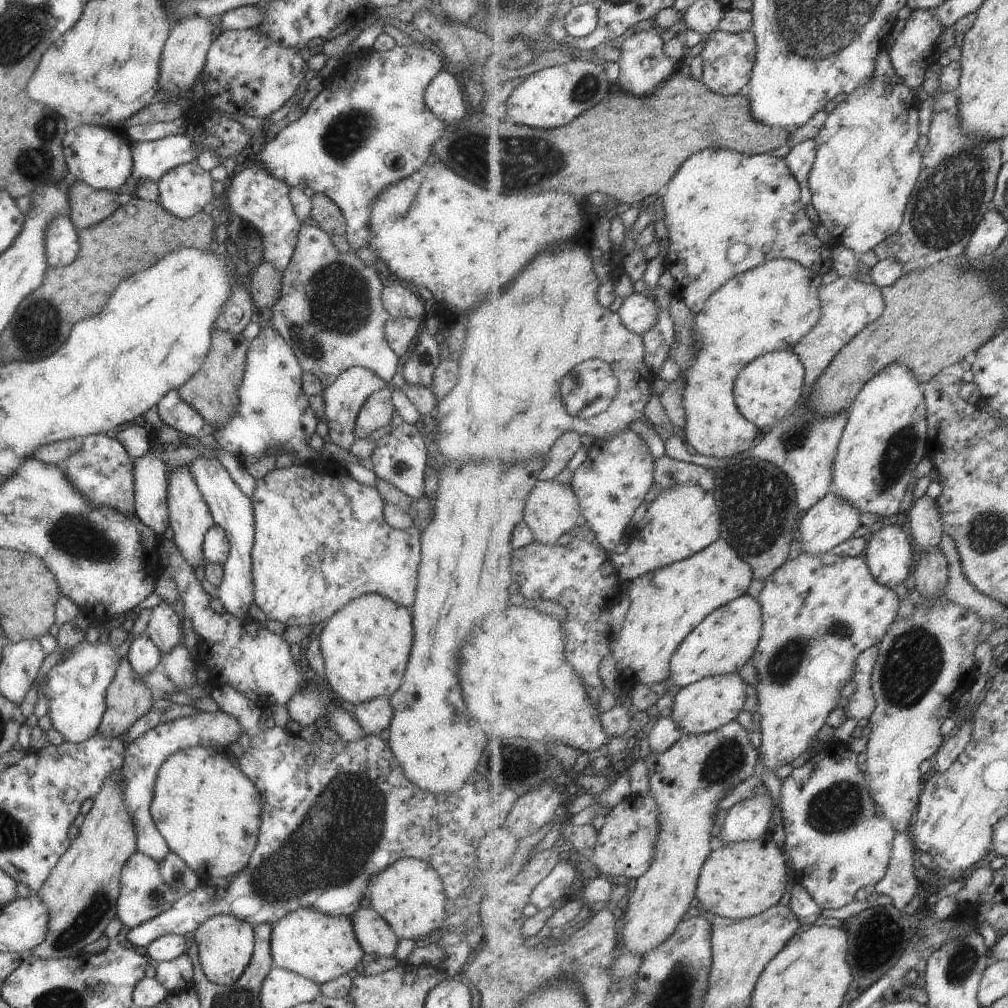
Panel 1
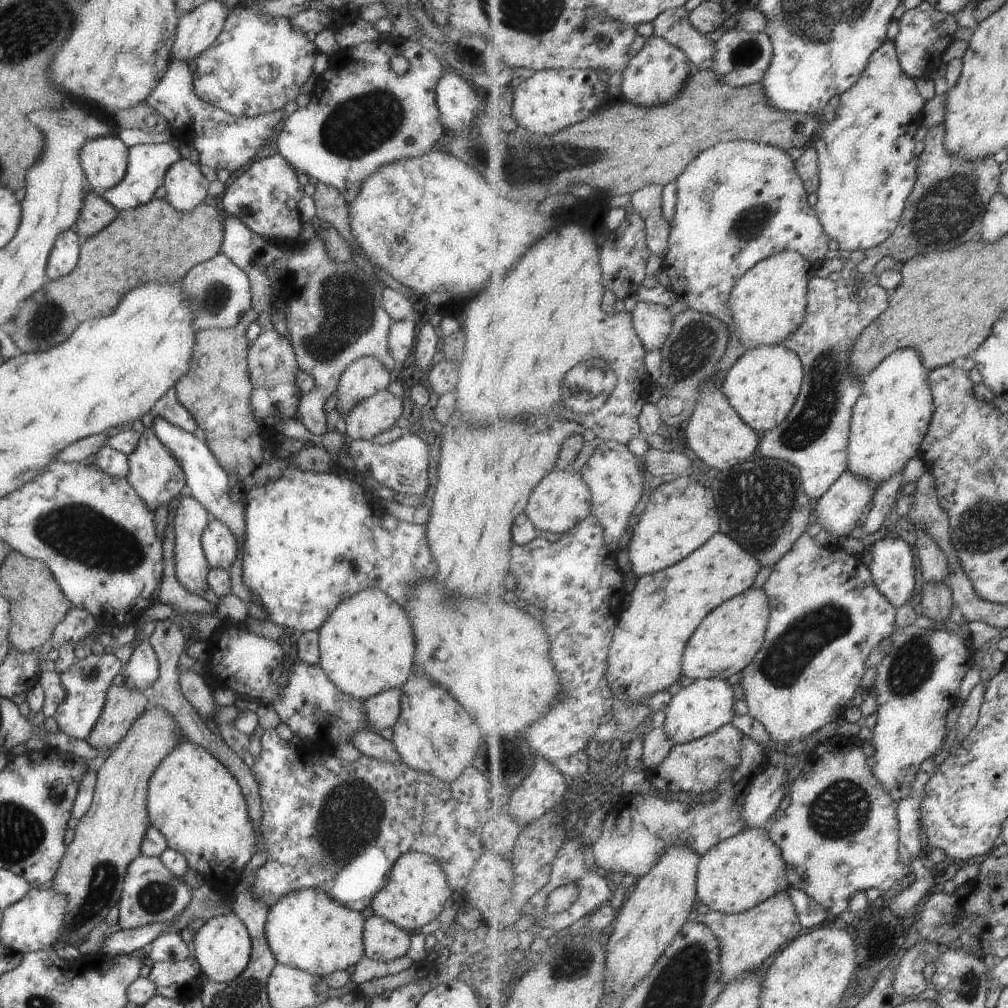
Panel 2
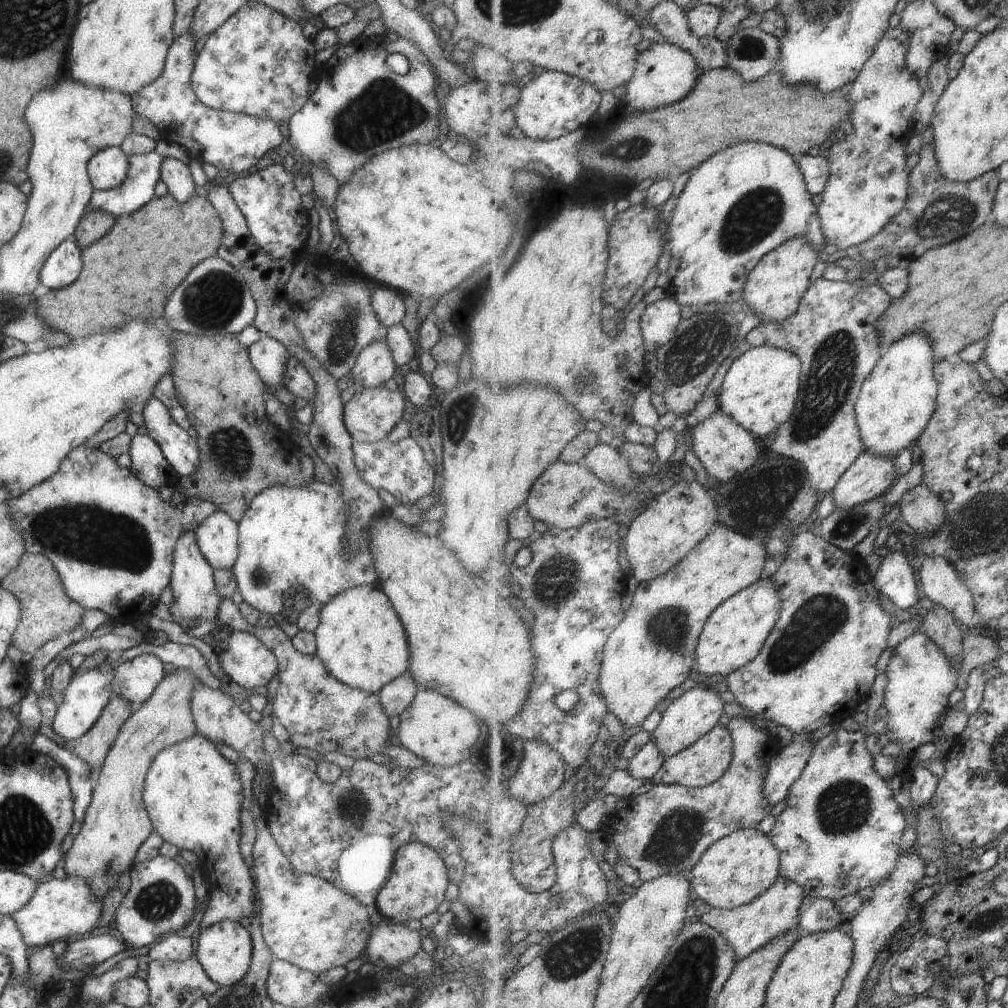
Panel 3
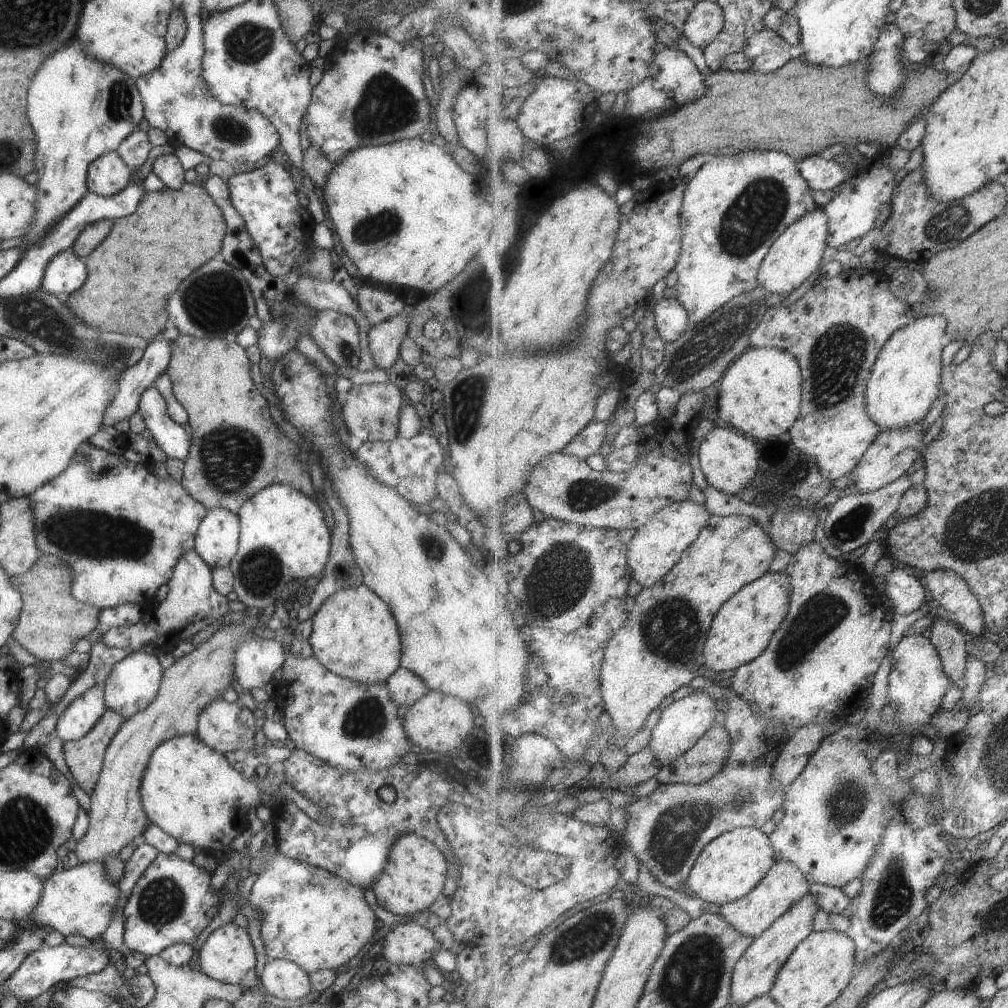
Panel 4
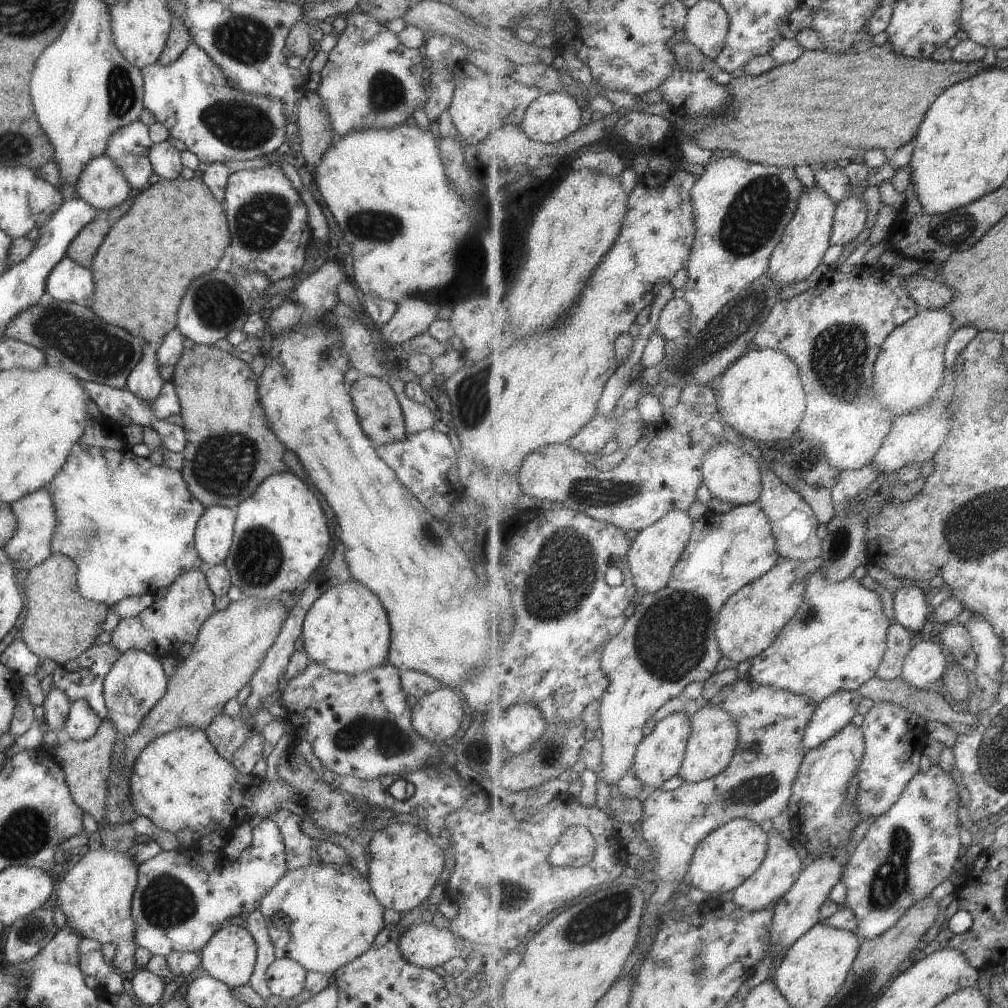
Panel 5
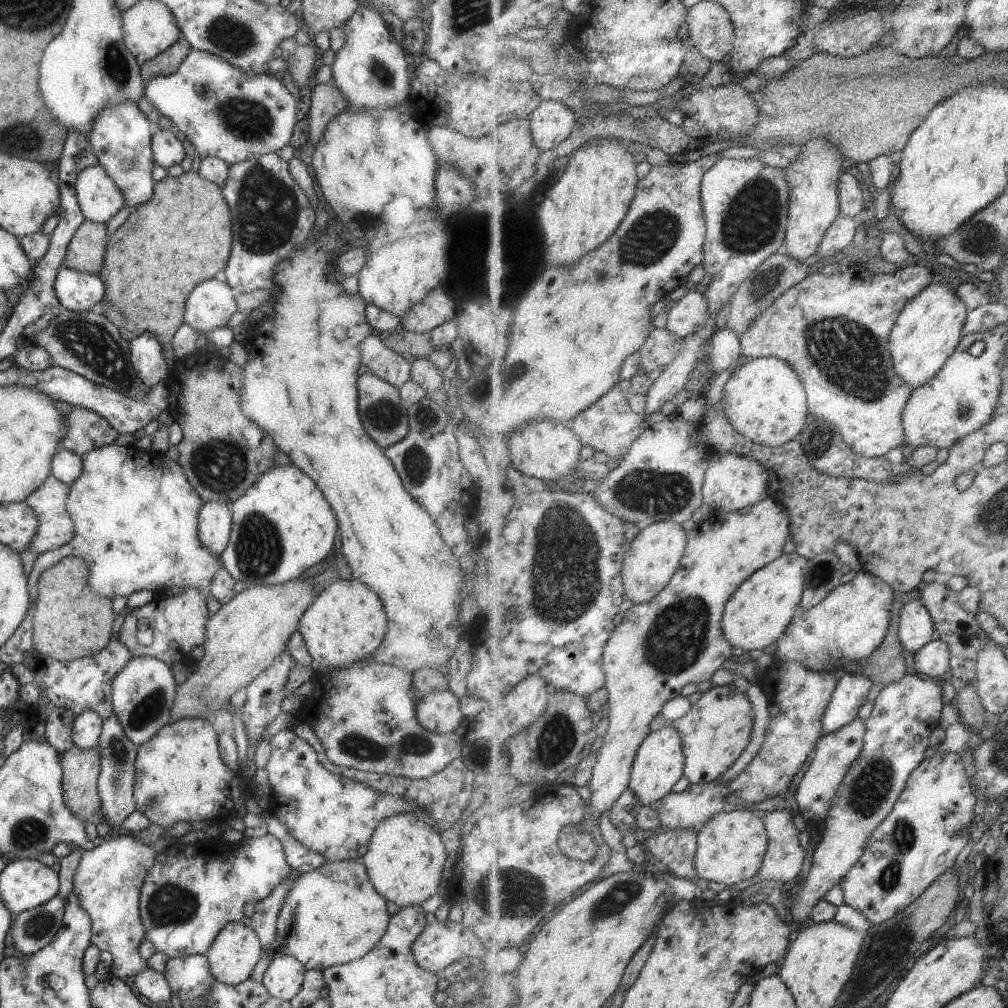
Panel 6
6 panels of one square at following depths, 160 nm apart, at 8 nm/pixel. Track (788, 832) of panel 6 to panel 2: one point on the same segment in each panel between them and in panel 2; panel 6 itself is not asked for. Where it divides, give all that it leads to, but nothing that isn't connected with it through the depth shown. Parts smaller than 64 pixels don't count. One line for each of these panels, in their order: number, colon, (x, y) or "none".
2: (750, 939)
3: (749, 928)
4: (785, 884)
5: (782, 868)

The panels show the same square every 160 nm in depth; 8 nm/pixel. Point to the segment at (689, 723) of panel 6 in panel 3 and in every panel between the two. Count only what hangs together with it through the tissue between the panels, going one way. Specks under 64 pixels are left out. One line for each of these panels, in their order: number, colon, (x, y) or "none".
3: (705, 763)
4: (703, 762)
5: (713, 742)

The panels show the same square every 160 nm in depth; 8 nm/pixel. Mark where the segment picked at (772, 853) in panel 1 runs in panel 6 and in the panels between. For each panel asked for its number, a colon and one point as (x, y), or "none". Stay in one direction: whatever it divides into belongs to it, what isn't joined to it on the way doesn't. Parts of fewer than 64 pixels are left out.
2: (742, 872)
3: (739, 868)
4: (730, 867)
5: (731, 855)
6: (732, 846)

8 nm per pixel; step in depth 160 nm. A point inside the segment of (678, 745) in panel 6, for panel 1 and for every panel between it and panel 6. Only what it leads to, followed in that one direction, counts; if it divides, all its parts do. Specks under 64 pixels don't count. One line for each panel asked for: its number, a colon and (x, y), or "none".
1: (702, 707)
2: (700, 709)
3: (696, 712)
4: (682, 723)
5: (660, 756)

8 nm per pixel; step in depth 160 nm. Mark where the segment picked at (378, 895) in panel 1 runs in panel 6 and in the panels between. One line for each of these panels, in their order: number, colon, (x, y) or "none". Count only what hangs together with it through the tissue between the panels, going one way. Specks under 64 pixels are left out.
2: (414, 894)
3: (417, 880)
4: (412, 876)
5: (404, 864)
6: (404, 858)

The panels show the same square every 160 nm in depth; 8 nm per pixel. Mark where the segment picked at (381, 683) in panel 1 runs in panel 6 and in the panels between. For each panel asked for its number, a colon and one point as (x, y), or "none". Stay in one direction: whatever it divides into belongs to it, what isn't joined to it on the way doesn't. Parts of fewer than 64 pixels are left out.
2: (366, 646)
3: (360, 642)
4: (353, 635)
5: (346, 630)
6: (346, 621)

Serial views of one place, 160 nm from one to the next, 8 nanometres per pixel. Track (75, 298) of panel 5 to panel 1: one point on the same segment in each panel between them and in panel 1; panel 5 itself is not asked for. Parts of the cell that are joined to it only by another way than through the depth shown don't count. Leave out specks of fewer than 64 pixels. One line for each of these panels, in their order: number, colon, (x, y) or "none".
1: (61, 242)
2: (64, 254)
3: (63, 264)
4: (65, 272)

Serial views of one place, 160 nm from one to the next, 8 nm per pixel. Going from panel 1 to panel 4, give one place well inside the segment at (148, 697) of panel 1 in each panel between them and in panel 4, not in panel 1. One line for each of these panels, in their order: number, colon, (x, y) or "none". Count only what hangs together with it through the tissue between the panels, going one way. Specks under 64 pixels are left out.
2: (122, 706)
3: (91, 747)
4: (83, 757)

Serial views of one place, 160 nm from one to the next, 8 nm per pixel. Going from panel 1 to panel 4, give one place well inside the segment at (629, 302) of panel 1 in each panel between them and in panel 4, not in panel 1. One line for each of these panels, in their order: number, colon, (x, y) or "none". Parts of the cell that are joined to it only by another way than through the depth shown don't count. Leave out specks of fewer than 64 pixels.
2: (653, 323)
3: (659, 322)
4: (672, 319)

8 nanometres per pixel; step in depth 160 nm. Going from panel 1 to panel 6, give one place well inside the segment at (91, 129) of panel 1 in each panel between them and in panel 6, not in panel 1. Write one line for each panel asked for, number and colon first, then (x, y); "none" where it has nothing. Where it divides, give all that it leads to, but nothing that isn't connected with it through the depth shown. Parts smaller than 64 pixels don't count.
2: (103, 160)
3: (107, 168)
4: (106, 174)
5: (101, 184)
6: (98, 198)

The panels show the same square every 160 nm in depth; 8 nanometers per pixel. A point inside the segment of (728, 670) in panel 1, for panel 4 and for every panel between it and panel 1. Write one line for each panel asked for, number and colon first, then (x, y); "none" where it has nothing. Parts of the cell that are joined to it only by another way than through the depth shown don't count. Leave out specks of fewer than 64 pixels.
2: (728, 640)
3: (736, 633)
4: (743, 629)

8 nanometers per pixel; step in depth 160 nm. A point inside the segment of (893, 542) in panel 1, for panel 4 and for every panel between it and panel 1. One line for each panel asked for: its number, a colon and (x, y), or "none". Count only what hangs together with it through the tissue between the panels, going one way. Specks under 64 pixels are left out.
2: (893, 567)
3: (895, 579)
4: (907, 593)

